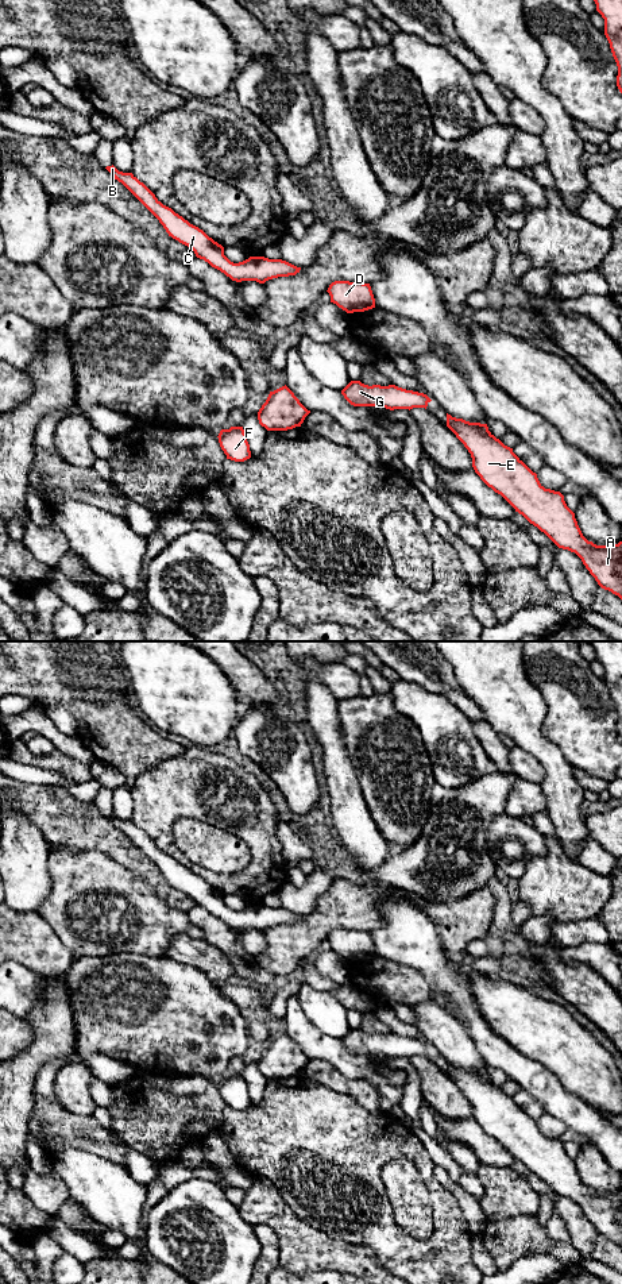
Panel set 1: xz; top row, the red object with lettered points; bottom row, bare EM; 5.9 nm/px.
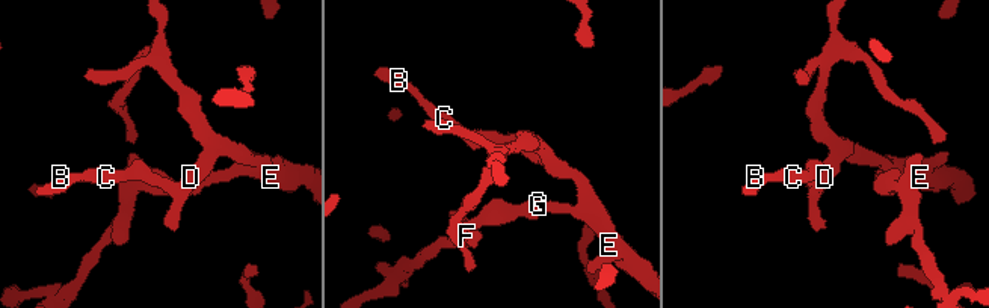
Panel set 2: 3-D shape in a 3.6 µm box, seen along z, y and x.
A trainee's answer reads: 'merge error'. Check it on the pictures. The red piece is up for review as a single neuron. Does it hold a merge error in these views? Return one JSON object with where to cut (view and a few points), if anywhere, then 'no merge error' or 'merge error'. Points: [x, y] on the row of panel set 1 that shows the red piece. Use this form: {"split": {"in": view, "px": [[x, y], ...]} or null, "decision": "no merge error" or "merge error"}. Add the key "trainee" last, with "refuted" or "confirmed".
{"split": null, "decision": "no merge error", "trainee": "refuted"}

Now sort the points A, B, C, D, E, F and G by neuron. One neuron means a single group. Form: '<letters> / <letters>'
A B C D E F G

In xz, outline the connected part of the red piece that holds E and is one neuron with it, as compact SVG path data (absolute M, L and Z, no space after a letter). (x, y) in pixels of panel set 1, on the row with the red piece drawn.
M447 413L447 427L464 444L472 458L472 467L480 479L501 494L530 524L544 532L559 548L575 552L595 578L598 585L622 599L622 541L614 545L596 545L588 541L567 506L560 491L545 489L533 473L514 452L490 431L487 424L470 423Z

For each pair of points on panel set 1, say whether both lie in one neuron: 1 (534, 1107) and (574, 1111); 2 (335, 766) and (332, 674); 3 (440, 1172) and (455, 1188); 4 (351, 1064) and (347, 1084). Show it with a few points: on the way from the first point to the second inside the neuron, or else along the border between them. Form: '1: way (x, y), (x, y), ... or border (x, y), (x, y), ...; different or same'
1: border (521, 1088), (528, 1091), (545, 1113); different
2: border (309, 671), (337, 701); different
3: way (443, 1176), (451, 1184); same
4: border (321, 1060), (348, 1078), (369, 1080), (378, 1090); different

